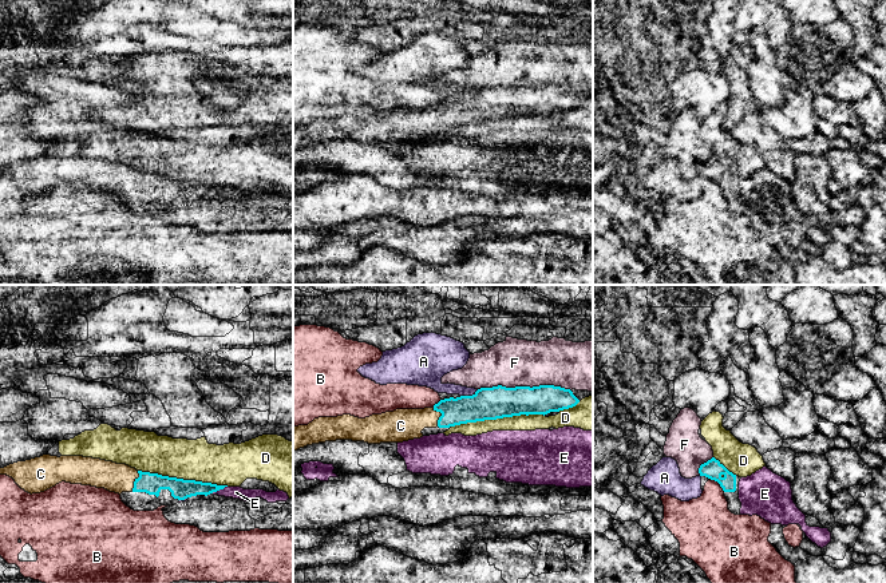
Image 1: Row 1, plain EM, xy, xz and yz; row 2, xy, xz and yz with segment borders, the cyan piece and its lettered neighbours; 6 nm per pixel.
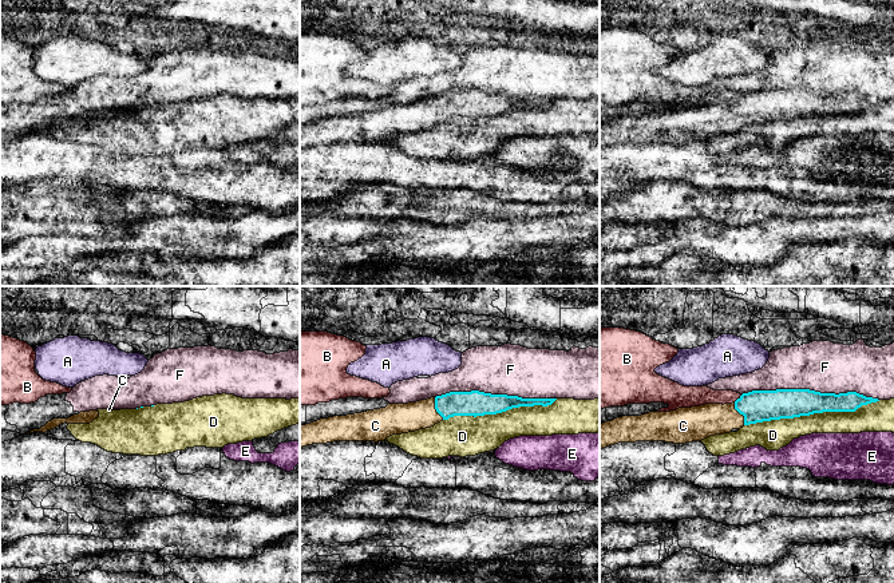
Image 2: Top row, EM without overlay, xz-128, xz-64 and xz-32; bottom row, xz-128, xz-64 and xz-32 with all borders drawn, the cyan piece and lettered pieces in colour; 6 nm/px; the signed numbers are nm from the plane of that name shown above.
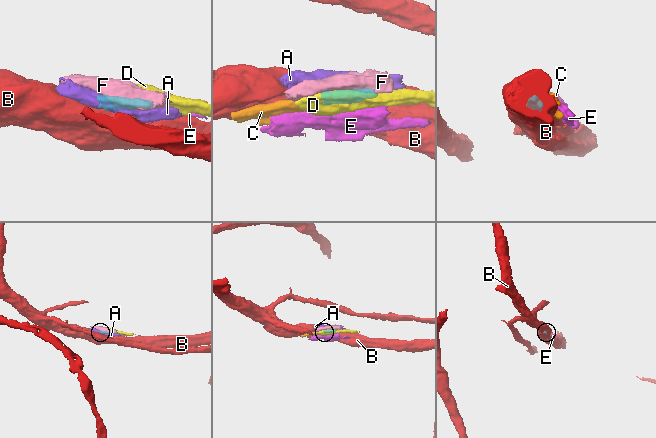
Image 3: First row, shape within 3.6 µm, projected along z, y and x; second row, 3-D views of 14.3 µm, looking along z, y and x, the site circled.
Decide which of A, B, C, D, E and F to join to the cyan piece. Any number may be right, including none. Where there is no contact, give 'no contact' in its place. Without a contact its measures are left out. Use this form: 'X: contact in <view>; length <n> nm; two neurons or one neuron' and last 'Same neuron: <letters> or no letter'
A: contact in xz; length 120 nm; two neurons
B: contact in yz; length 130 nm; two neurons
C: contact in xz; length 120 nm; one neuron
D: contact in xz; length 550 nm; two neurons
E: contact in xy; length 120 nm; two neurons
F: contact in xz; length 550 nm; two neurons
Same neuron: C

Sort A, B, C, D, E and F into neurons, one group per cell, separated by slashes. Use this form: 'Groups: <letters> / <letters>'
Groups: A / B / C / D / E / F

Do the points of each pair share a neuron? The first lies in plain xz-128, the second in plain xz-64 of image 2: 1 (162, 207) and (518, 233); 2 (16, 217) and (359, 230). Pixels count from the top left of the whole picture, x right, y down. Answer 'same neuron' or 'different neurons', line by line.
1: different neurons
2: same neuron

